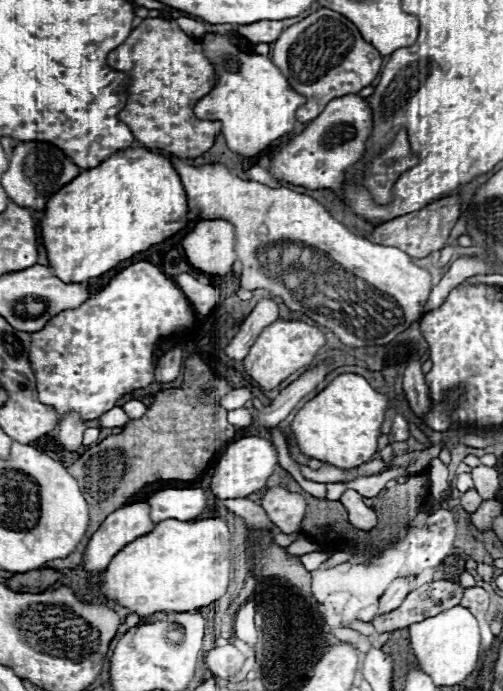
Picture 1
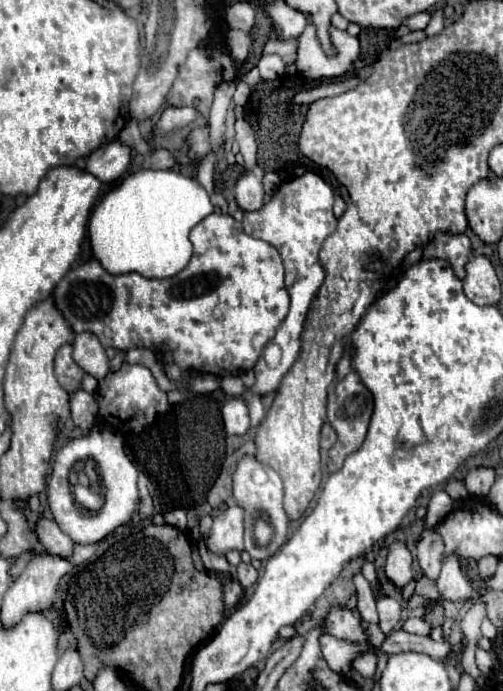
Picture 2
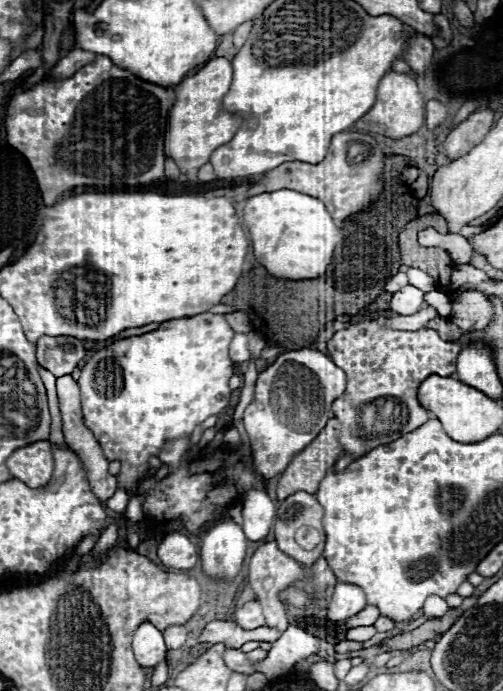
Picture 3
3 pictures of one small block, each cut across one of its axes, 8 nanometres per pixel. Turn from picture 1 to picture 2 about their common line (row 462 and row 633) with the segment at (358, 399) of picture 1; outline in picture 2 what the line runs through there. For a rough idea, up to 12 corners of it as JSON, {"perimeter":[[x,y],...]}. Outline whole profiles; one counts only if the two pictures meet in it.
{"perimeter":[[342,606],[328,612],[324,630],[342,640],[366,640],[360,616]]}

